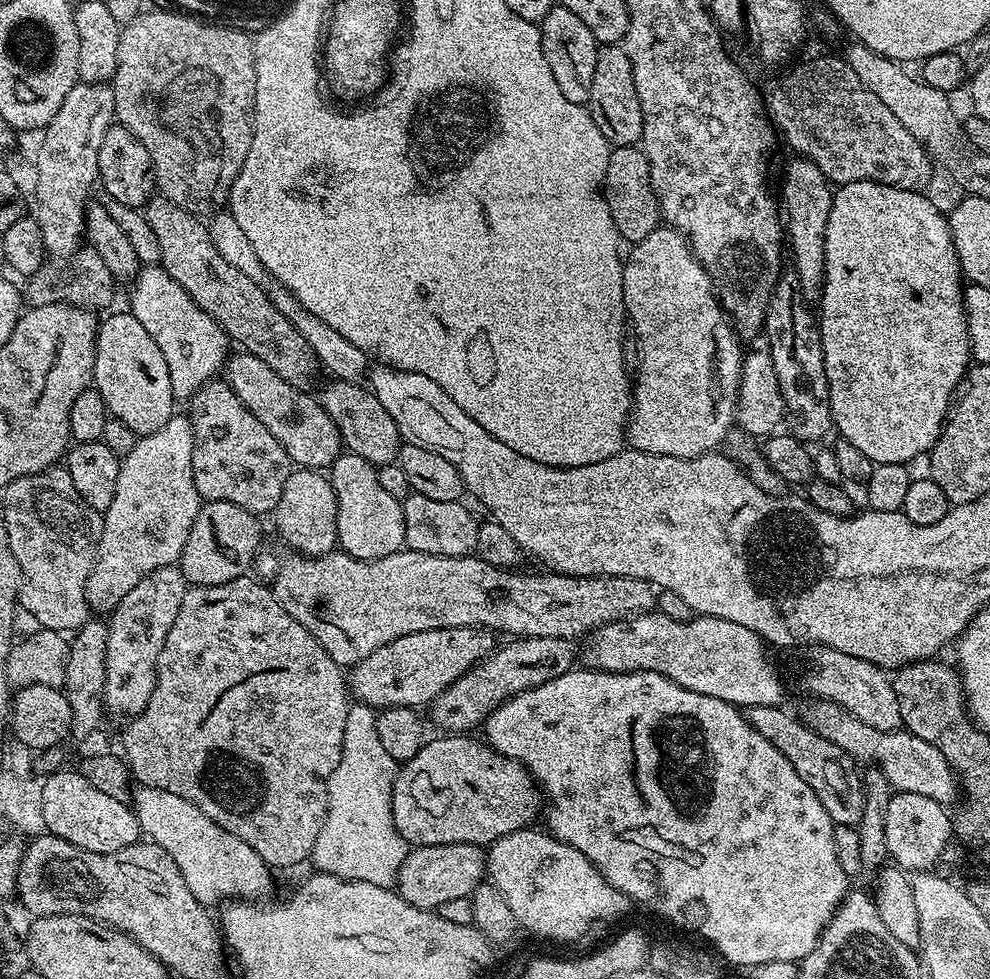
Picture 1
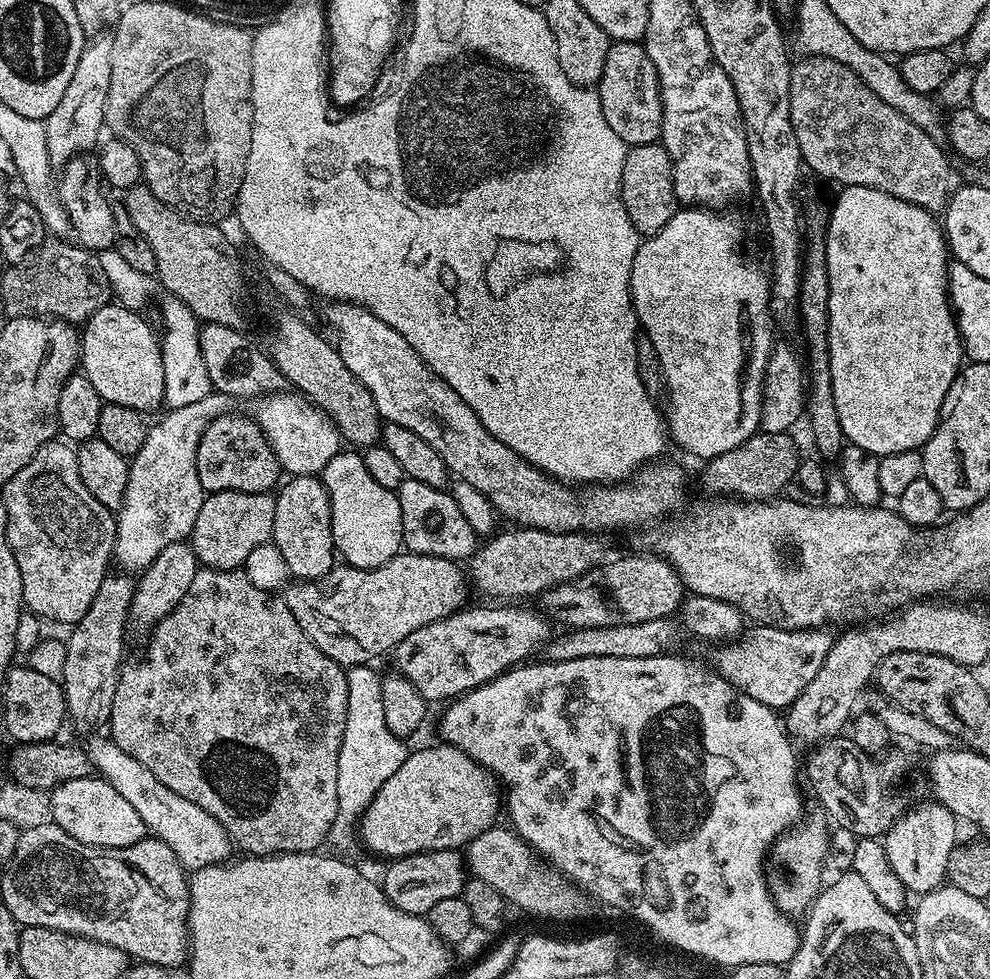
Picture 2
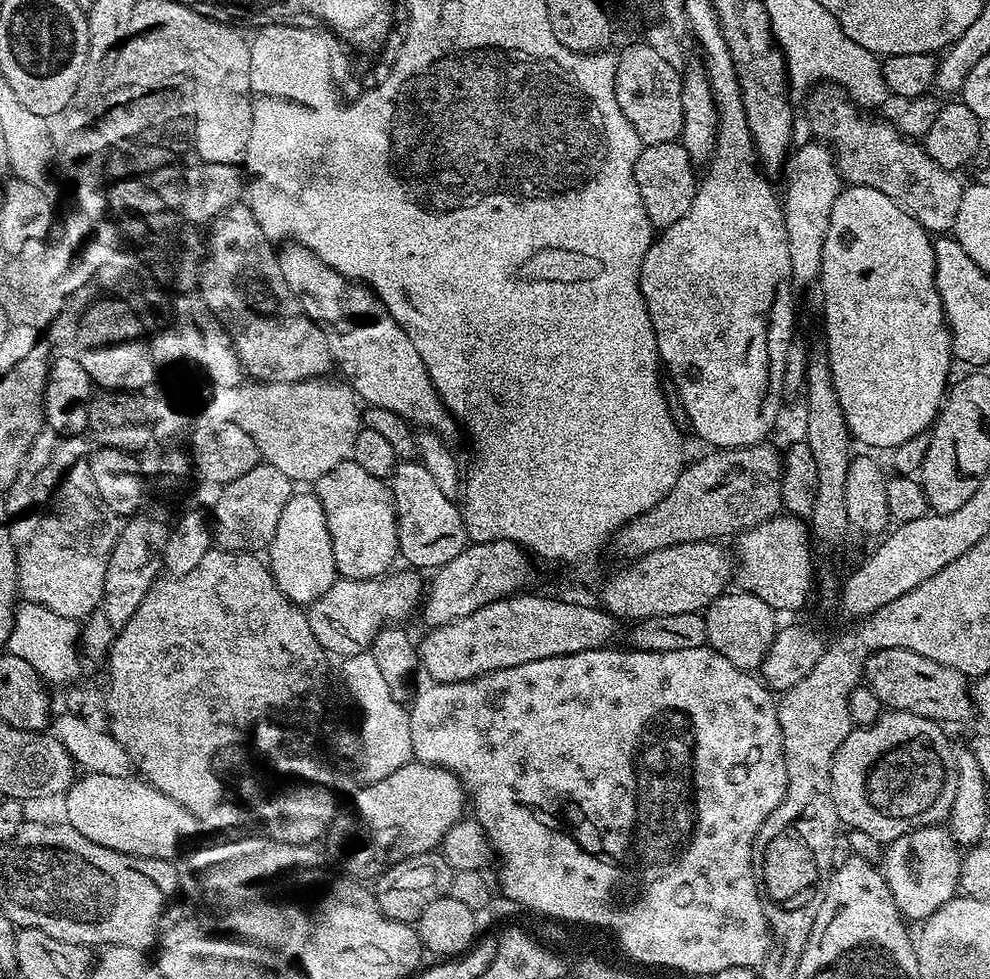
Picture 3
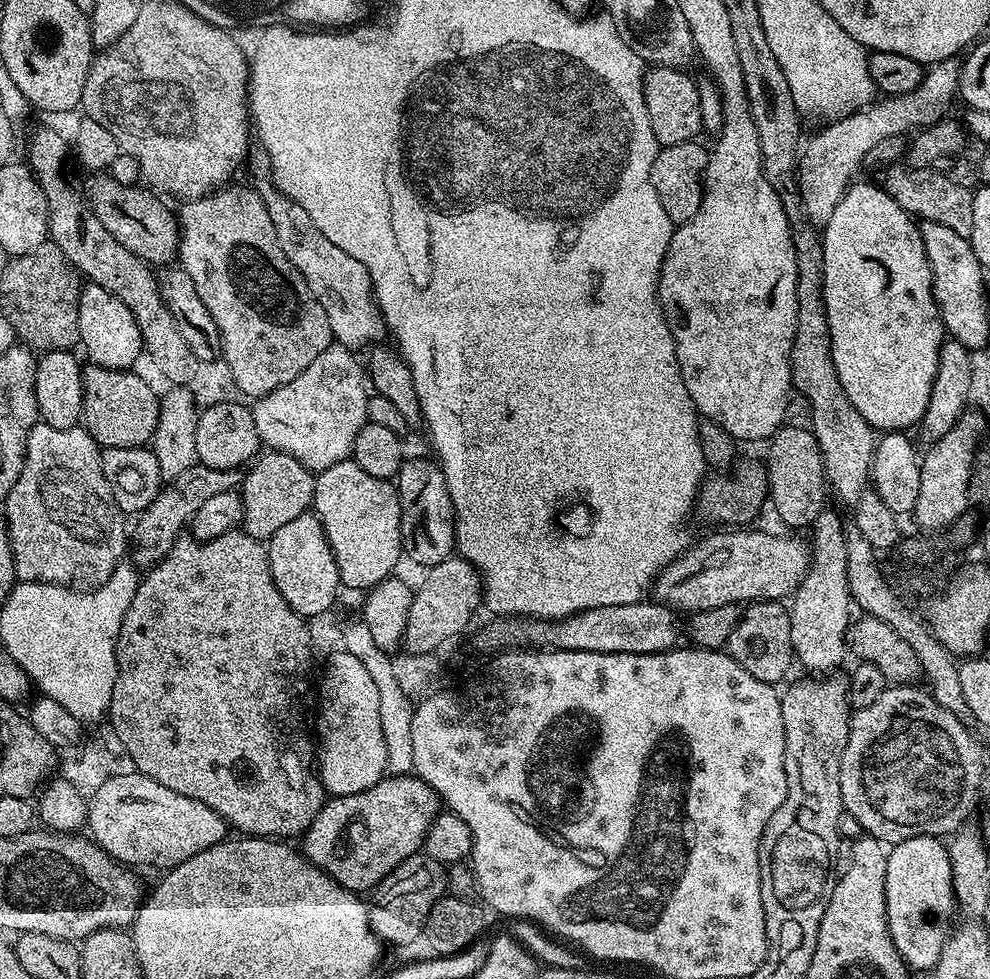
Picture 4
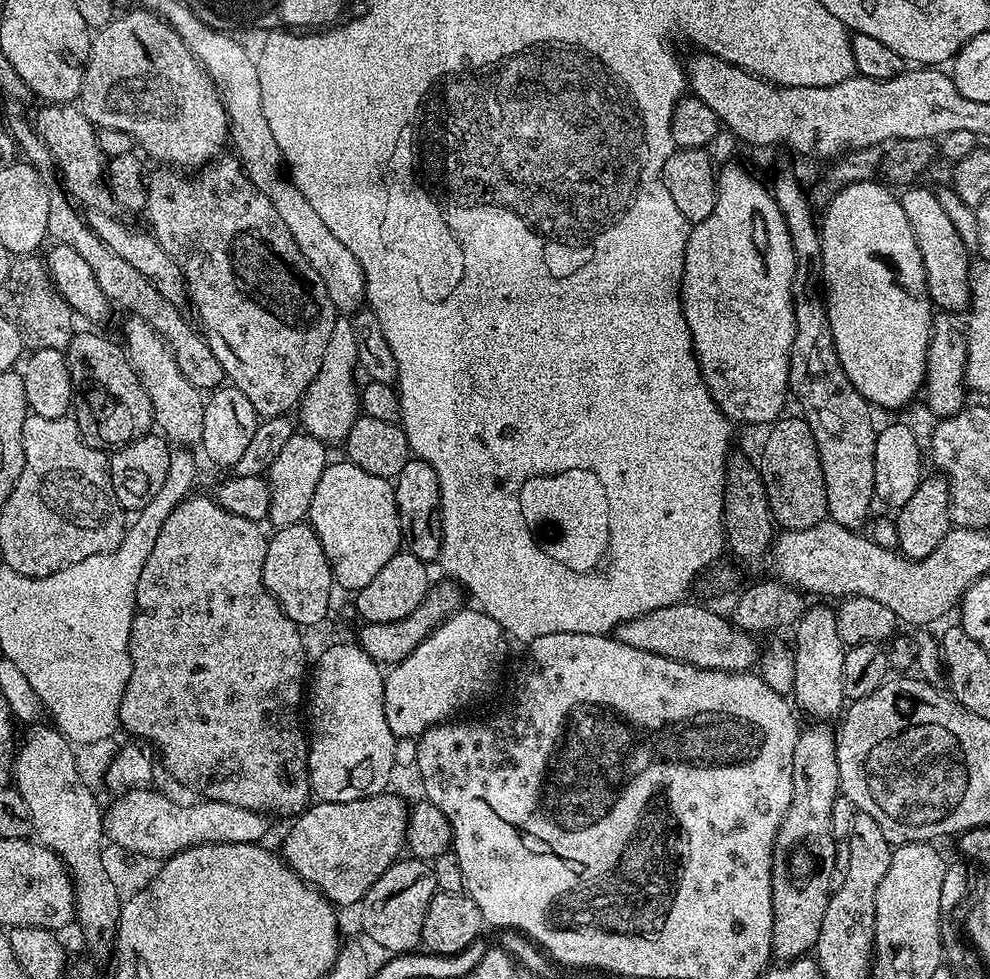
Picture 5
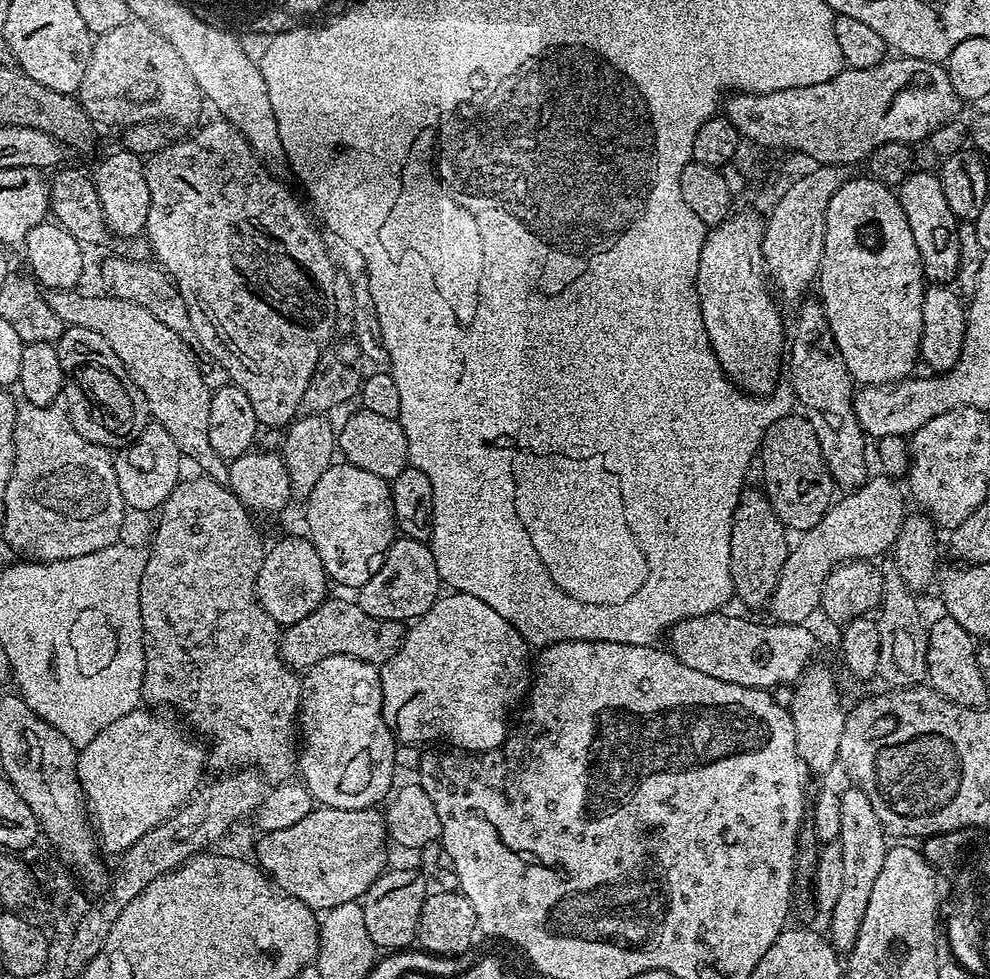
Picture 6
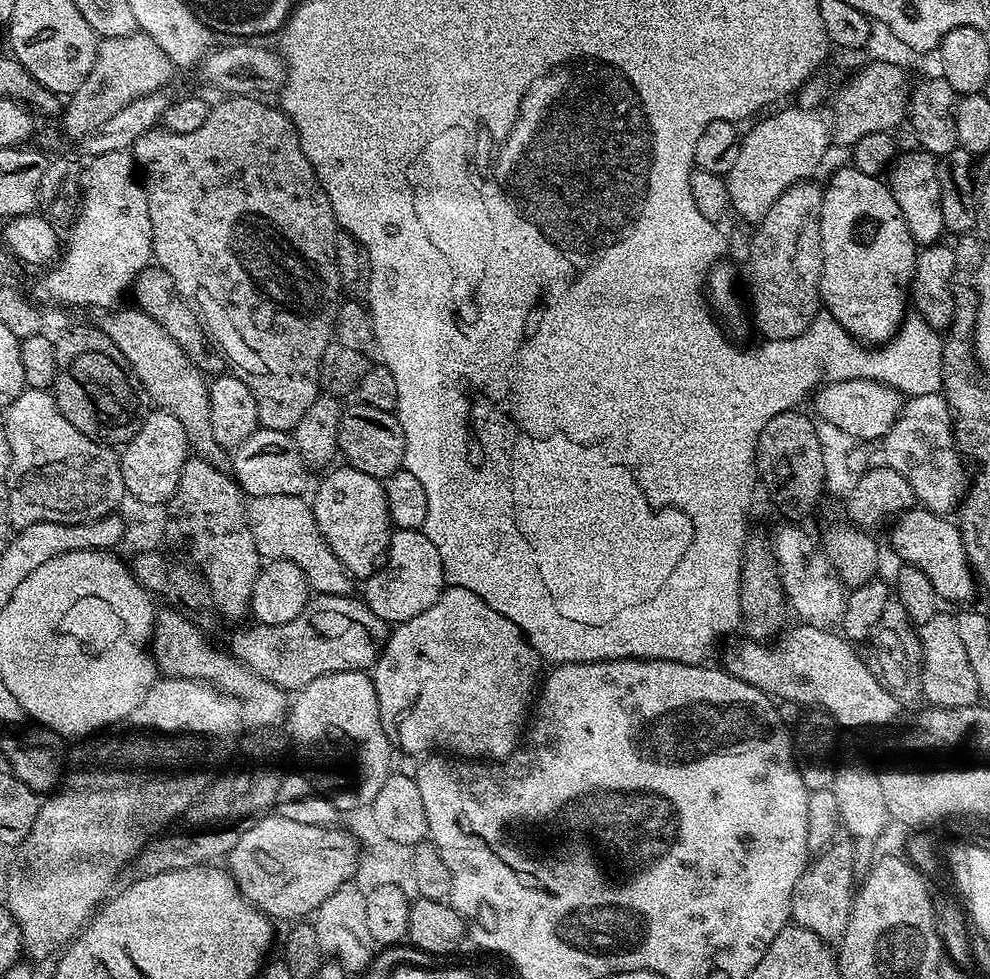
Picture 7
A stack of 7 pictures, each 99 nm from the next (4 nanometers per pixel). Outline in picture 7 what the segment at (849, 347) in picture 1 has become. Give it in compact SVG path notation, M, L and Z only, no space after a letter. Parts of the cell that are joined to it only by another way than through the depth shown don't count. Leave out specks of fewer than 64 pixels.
M845 166L845 168L838 169L829 178L828 184L825 183L823 189L824 197L822 198L822 210L820 211L820 241L822 242L822 254L824 255L822 278L820 279L820 299L823 307L860 343L869 346L885 344L885 342L896 335L896 332L906 319L904 307L908 308L910 304L910 285L912 274L915 270L918 245L915 238L910 234L910 230L906 230L906 218L902 218L902 210L898 210L898 202L894 202L894 194L889 190L887 183L881 177L862 174L862 170Z

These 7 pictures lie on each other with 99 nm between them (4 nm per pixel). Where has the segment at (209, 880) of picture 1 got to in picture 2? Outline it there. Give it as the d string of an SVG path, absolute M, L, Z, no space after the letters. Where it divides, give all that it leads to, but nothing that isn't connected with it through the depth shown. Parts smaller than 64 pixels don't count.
M93 735L84 748L99 779L114 786L114 790L118 790L118 794L122 794L122 798L126 798L134 810L138 810L145 829L155 839L166 842L185 869L195 870L211 864L223 864L233 855L234 845L228 831L213 816L206 814L202 806L194 806L194 802L182 798L182 794L174 794L170 786L162 786L162 782L158 782L158 778L154 778L154 774L150 774L142 762L122 750L111 737L100 735Z

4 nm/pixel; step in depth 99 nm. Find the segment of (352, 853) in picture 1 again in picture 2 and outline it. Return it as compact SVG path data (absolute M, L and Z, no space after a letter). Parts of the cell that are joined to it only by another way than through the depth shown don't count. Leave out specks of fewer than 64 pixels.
M352 666L347 669L348 673L348 697L346 698L346 730L342 734L342 746L338 750L338 814L330 833L331 843L344 848L351 840L354 840L354 829L363 816L364 811L370 806L370 802L378 790L394 773L398 766L406 762L410 748L405 741L386 726L386 714L382 714L382 679L381 673L375 672L372 666Z

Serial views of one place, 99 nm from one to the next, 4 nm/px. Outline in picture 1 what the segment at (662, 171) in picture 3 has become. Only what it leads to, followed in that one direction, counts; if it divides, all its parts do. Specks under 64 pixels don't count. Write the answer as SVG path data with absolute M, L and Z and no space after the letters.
M613 147L610 162L606 162L603 189L621 241L629 245L637 244L642 242L642 238L646 238L646 234L661 227L660 203L650 178L650 166L639 147Z

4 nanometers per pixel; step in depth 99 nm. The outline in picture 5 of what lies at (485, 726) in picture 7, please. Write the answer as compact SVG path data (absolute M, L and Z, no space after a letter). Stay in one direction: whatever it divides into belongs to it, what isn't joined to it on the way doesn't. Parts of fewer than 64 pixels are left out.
M461 607L446 617L404 661L391 665L390 671L385 675L386 722L397 738L418 738L427 728L451 721L453 717L468 708L467 704L475 696L482 695L491 686L492 675L499 670L500 663L508 652L509 641L506 639L504 628L498 626L494 618L481 612L479 607L471 607Z

